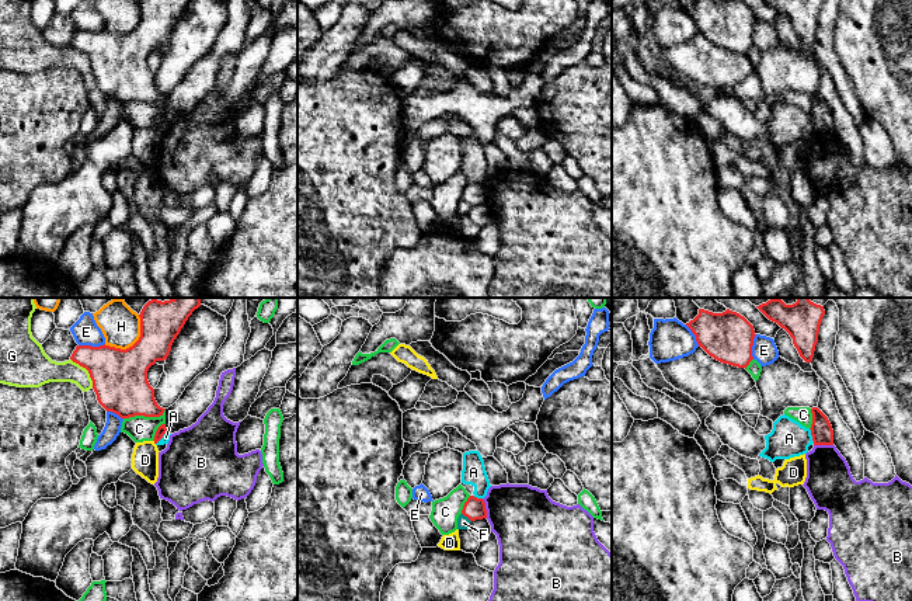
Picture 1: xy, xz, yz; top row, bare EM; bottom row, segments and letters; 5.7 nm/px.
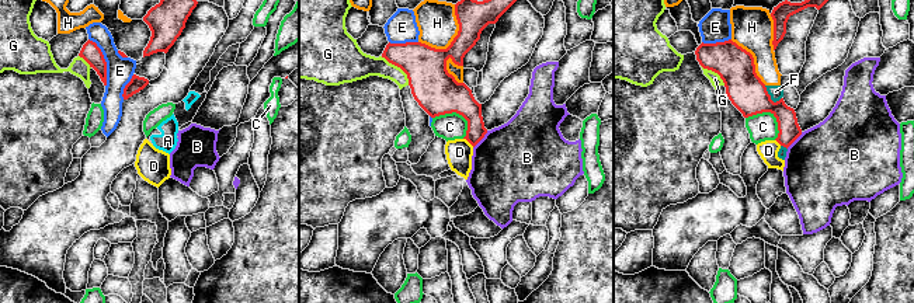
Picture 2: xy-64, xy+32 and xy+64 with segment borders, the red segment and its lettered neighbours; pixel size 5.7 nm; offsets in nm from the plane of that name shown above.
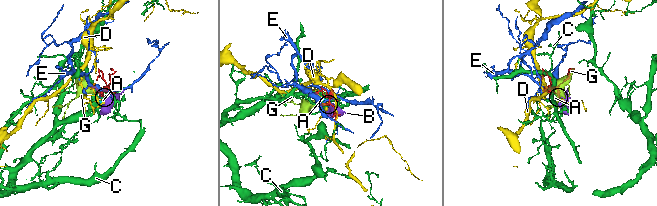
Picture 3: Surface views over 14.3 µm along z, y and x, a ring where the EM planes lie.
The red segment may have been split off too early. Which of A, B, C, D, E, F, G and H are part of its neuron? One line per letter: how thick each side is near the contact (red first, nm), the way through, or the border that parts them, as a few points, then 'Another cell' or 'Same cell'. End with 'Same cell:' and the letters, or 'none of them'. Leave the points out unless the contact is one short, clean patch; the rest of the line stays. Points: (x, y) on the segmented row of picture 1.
A: Thickness 130 nm (red) against 220 nm. Boundary: yz (808, 428), (814, 443). Another cell
B: Thickness 130 nm (red) against 380 nm. Boundary: xz (481, 499), (487, 517). Another cell
C: Thickness 320 nm (red) against 150 nm. Another cell
D: Thickness 60 nm (red) against 160 nm. Boundary: xy (153, 440), (155, 444). Another cell
E: Thickness 320 nm (red) against 150 nm. Another cell
F: Thickness 130 nm (red) against 70 nm. Boundary: xz (462, 513), (470, 521). Another cell
G: Thickness 320 nm (red) against 150 nm. Boundary: xy (70, 358), (87, 371), (93, 386). Another cell
H: Thickness 320 nm (red) against 220 nm. Another cell
Same cell: none of them

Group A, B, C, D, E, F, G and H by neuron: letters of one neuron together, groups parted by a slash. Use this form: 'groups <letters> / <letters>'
groups A / B / C / D / E / F H / G

